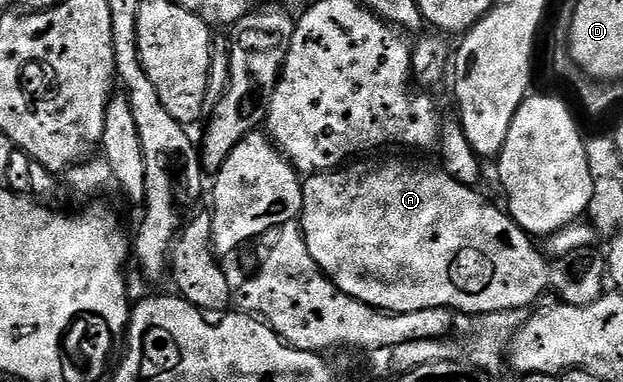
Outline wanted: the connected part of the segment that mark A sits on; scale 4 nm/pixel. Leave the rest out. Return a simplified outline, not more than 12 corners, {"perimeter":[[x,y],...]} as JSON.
{"perimeter":[[439,167],[303,181],[314,262],[384,312],[606,291]]}

